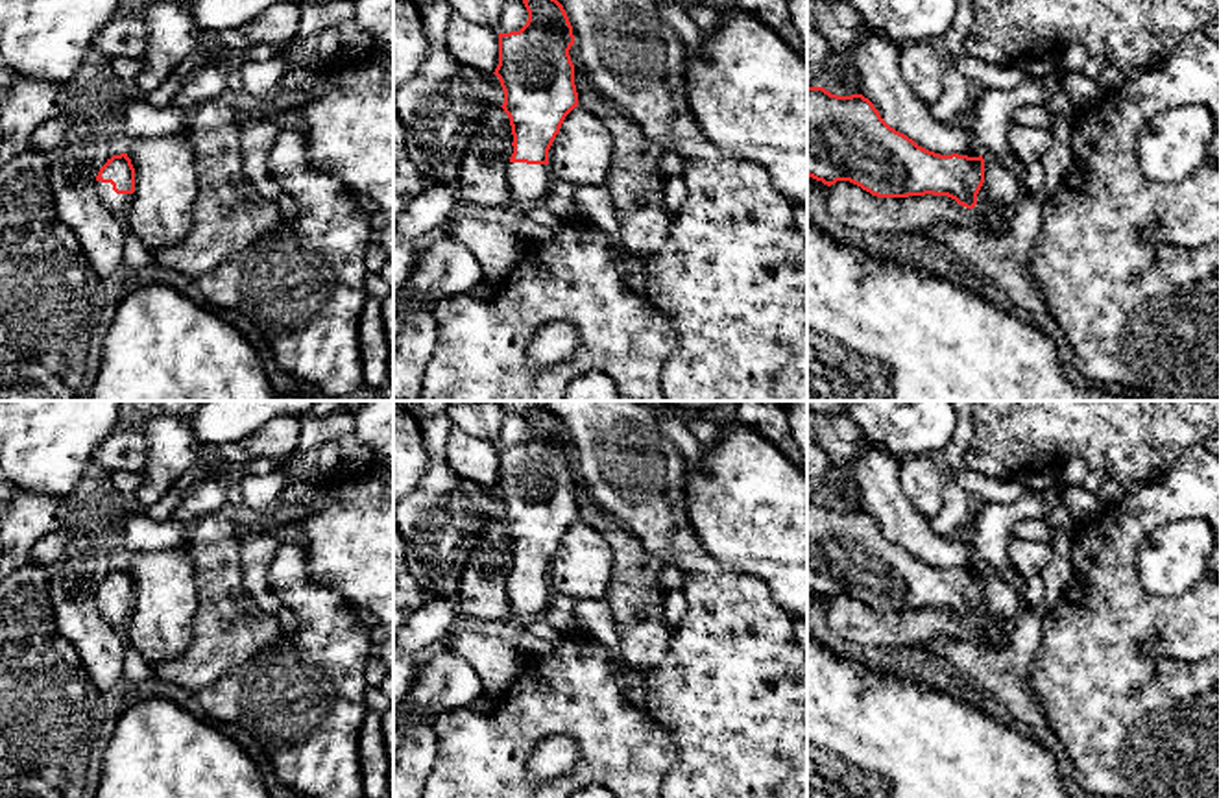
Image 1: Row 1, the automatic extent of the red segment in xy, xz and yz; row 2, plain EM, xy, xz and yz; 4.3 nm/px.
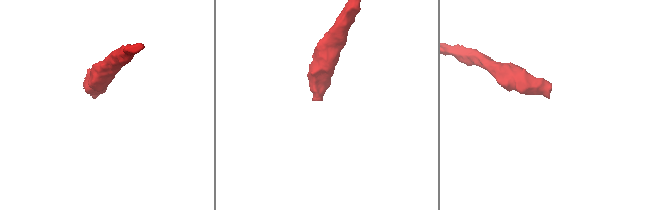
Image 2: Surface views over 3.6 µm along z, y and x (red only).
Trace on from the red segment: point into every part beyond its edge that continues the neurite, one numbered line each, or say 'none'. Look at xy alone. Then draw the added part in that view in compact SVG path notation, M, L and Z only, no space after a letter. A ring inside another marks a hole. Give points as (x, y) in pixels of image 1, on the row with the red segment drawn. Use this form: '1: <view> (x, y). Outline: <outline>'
1: xy (117, 204). Outline: M96 181L96 188L98 188L98 194L100 194L102 201L105 203L105 207L113 214L124 218L124 214L131 203L133 194L116 194L113 190L111 183L102 183L102 181Z

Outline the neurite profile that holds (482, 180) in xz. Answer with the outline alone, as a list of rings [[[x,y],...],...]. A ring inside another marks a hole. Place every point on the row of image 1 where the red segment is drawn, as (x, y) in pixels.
[[[493,105],[480,120],[462,157],[458,192],[464,203],[506,207],[512,203],[508,163],[513,153],[510,118]]]

